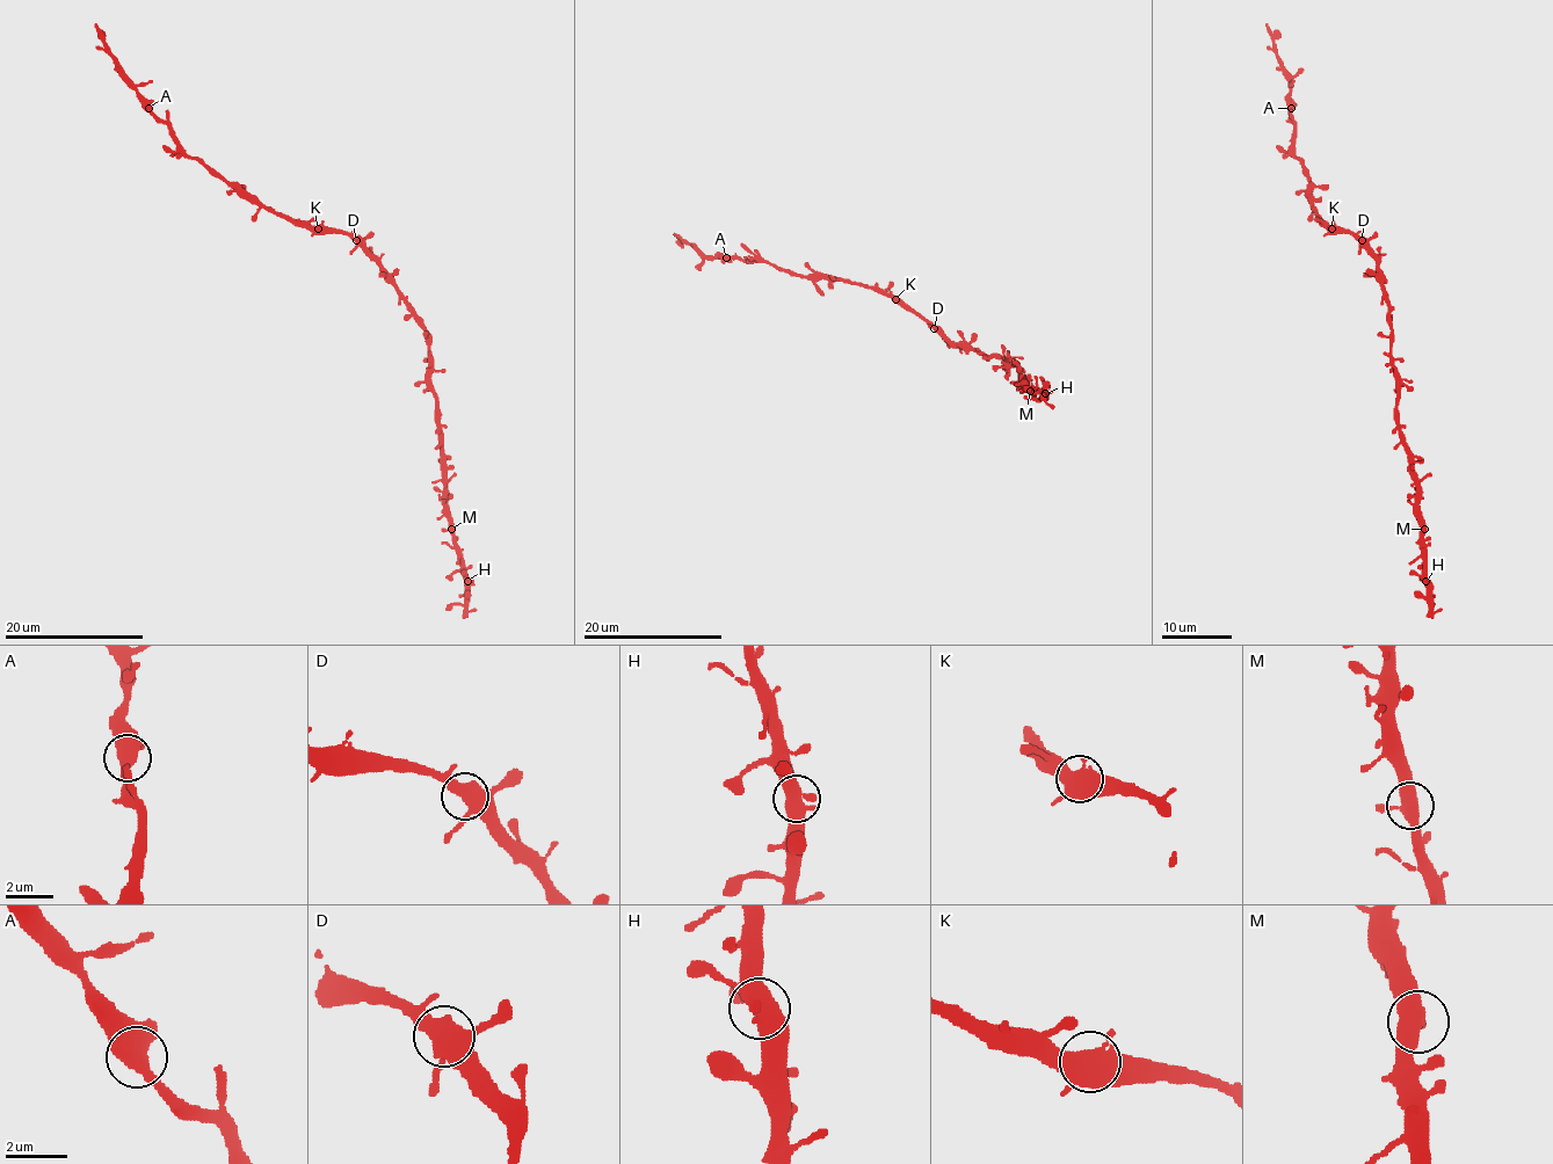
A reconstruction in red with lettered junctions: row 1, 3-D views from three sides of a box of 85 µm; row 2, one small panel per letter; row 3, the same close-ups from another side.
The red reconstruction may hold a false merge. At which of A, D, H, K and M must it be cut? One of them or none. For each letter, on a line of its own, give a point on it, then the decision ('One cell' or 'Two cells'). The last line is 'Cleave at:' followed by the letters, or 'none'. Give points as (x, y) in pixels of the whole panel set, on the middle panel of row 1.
A: Place: (726, 257). One cell
D: Place: (934, 328). One cell
H: Place: (1045, 393). One cell
K: Place: (895, 299). One cell
M: Place: (1030, 391). One cell
Cleave at: none

